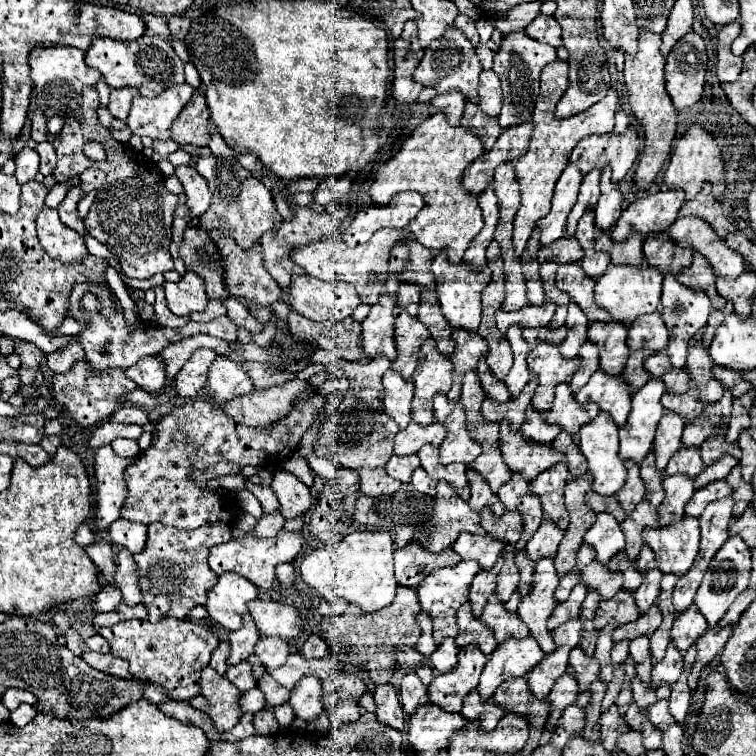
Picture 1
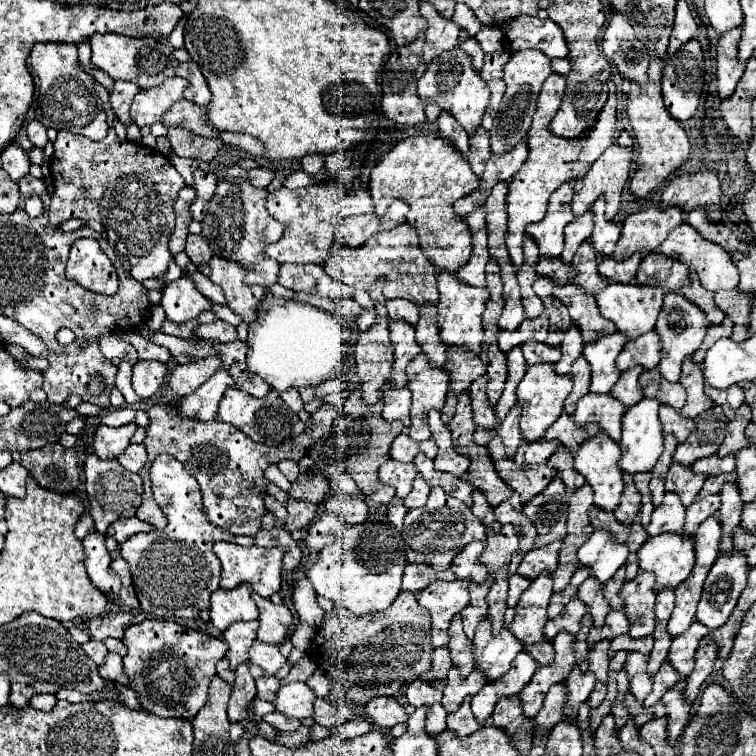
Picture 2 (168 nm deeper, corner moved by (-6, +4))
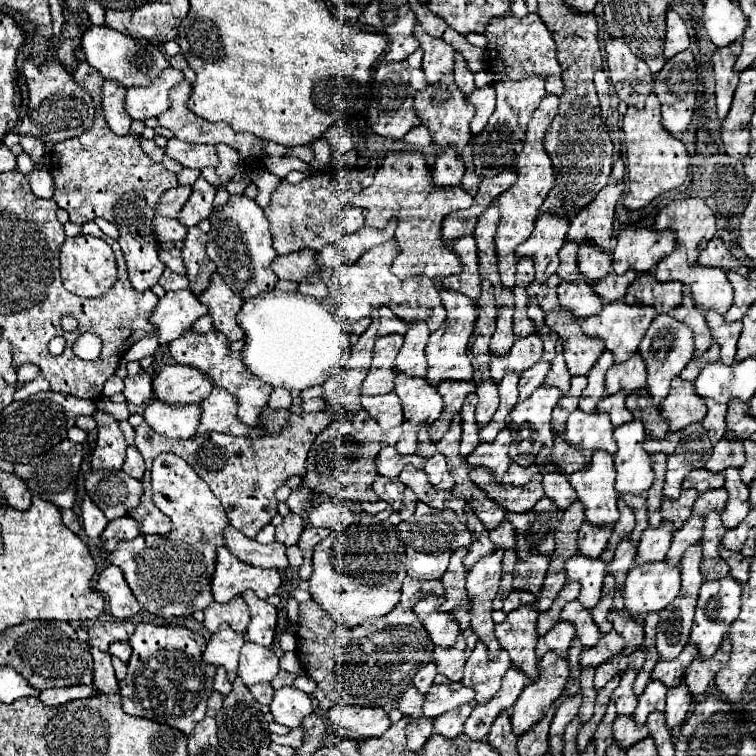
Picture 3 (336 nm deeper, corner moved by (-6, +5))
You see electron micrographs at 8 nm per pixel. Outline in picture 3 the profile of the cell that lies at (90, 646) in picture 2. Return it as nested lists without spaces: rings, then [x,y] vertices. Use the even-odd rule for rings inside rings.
[[[95,647],[91,649],[91,655],[93,655],[93,685],[103,695],[117,695],[119,685],[117,685],[115,671],[113,671],[113,665],[111,665],[111,655],[99,653]]]

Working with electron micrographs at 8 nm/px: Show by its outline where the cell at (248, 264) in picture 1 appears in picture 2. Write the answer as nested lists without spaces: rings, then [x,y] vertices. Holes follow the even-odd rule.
[[[213,256],[209,262],[211,268],[211,282],[219,284],[227,296],[227,304],[233,312],[237,312],[243,322],[251,322],[257,316],[257,308],[267,298],[269,290],[265,286],[247,286],[245,276],[247,270],[237,264],[229,262],[225,258]]]

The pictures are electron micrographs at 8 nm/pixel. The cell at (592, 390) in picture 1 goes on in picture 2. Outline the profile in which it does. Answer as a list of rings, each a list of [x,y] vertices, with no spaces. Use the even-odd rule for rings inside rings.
[[[587,392],[577,402],[577,410],[573,414],[575,424],[583,426],[589,422],[597,422],[601,430],[607,430],[611,438],[621,438],[621,420],[625,414],[625,406],[611,394],[591,394]]]

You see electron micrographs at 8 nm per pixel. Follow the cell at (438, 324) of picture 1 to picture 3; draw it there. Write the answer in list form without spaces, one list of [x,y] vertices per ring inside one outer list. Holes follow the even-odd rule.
[[[421,321],[419,325],[411,325],[405,333],[403,347],[399,349],[399,355],[393,361],[395,373],[405,373],[409,377],[423,377],[427,369],[425,361],[425,345],[429,339],[429,329]]]

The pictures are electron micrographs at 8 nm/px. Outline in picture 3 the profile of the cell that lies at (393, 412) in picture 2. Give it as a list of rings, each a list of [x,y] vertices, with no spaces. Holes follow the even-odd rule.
[[[395,393],[377,395],[377,397],[361,397],[359,405],[367,411],[371,419],[375,419],[383,429],[391,429],[403,423],[403,409]]]

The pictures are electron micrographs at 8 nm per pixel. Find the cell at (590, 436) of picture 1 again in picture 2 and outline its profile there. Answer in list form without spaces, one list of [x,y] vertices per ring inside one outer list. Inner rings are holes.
[[[605,430],[587,438],[575,454],[575,470],[581,472],[595,492],[593,504],[603,510],[615,510],[625,490],[619,468],[621,446]]]

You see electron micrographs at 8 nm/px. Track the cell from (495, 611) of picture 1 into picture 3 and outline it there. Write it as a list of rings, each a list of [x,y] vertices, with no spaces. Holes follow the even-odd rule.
[[[479,641],[463,667],[463,685],[475,689],[475,705],[485,705],[499,691],[505,671],[511,667],[509,657],[501,651],[495,661],[487,661],[487,647]]]

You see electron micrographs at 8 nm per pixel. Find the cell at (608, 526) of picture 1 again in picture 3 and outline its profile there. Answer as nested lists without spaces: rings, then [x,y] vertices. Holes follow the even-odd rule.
[[[571,557],[565,565],[567,581],[577,581],[581,585],[579,591],[579,603],[585,609],[593,609],[601,599],[601,585],[605,579],[605,567],[607,563],[601,559],[589,559],[589,557]]]

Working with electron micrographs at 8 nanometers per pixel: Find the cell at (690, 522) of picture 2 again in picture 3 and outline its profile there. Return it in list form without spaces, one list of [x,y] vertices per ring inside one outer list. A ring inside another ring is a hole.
[[[691,515],[691,517],[685,521],[683,529],[679,529],[679,531],[673,535],[673,543],[671,543],[669,551],[667,551],[667,559],[665,559],[665,561],[667,561],[669,565],[677,565],[677,563],[681,561],[683,551],[685,551],[687,547],[691,547],[691,545],[695,545],[695,543],[701,541],[701,531],[703,531],[703,519],[697,517],[697,515]]]

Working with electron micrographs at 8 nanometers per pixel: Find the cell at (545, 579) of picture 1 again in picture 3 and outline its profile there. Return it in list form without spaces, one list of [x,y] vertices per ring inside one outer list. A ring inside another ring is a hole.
[[[523,605],[507,615],[507,619],[501,625],[495,625],[495,637],[509,653],[511,665],[523,671],[531,681],[539,675],[537,669],[537,657],[535,657],[535,621],[537,621],[535,605]]]

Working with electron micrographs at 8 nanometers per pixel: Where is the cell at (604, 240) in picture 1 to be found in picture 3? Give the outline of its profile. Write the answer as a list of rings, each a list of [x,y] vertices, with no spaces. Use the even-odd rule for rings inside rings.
[[[609,273],[603,281],[597,281],[593,285],[595,295],[601,297],[603,305],[613,303],[613,301],[621,301],[627,293],[627,287],[637,279],[637,273],[625,273],[623,277],[617,277],[615,273]]]

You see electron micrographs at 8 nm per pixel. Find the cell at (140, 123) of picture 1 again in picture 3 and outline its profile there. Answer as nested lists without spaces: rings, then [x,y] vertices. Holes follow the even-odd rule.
[[[167,67],[157,75],[157,79],[147,87],[129,87],[125,95],[125,111],[131,119],[149,119],[159,117],[167,111],[169,91],[173,85],[183,81],[183,73]]]

